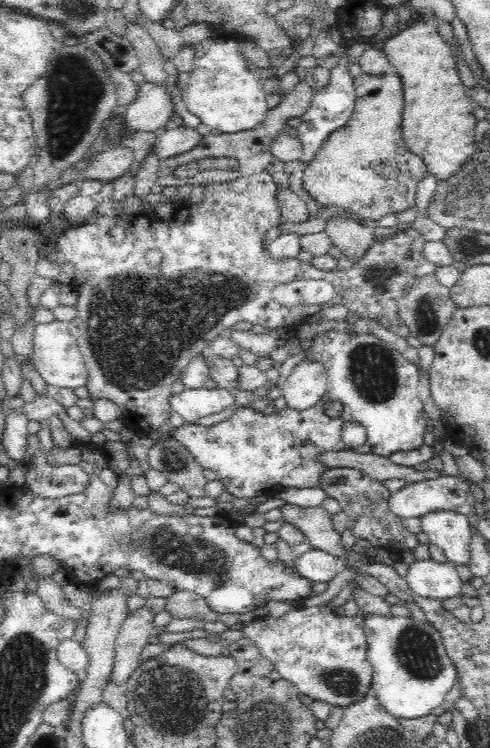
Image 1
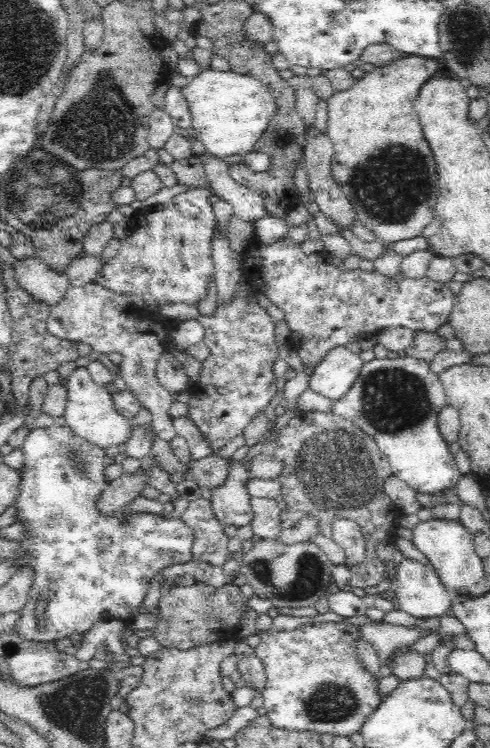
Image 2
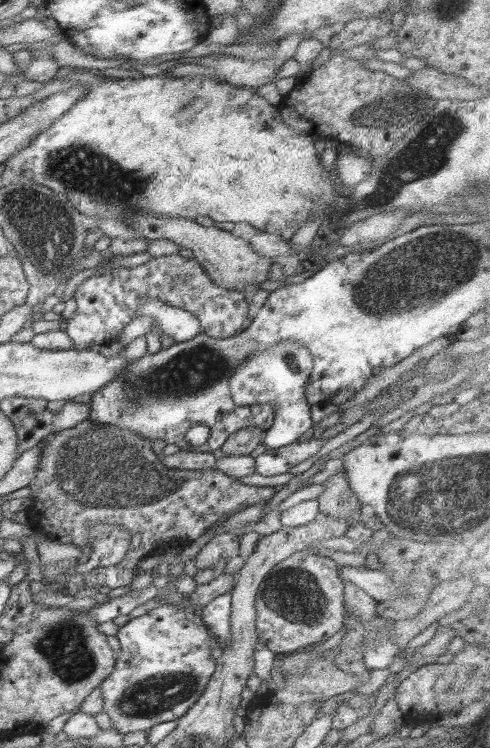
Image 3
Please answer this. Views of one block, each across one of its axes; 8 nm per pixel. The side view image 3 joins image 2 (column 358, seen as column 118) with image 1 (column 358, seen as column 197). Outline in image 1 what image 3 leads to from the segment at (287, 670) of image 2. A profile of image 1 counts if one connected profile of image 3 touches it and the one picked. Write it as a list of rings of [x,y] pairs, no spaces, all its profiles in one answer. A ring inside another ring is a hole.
[[[324,603],[320,604],[320,606],[300,606],[295,610],[290,610],[290,612],[284,614],[284,616],[280,616],[280,618],[266,618],[266,620],[260,619],[260,622],[246,623],[242,626],[242,629],[243,636],[248,640],[251,640],[260,649],[261,655],[272,662],[272,665],[274,665],[276,671],[280,673],[280,677],[284,678],[284,680],[288,681],[288,683],[291,683],[294,687],[296,687],[299,694],[310,696],[312,700],[320,700],[320,702],[326,702],[326,704],[330,704],[330,706],[341,706],[343,708],[344,706],[350,706],[350,704],[358,702],[358,700],[362,700],[362,698],[366,696],[366,692],[370,691],[374,668],[366,658],[368,641],[366,641],[366,633],[364,633],[363,626],[365,618],[358,615],[342,616],[342,614],[338,614],[336,609],[336,606],[329,606],[328,604]]]

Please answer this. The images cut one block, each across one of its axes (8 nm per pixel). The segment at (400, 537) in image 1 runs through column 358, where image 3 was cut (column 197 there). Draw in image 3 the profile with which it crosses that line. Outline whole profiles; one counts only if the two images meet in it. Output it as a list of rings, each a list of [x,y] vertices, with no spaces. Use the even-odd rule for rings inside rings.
[[[90,418],[72,428],[51,433],[42,442],[45,447],[42,449],[37,473],[35,479],[29,484],[34,492],[31,497],[32,505],[28,511],[32,528],[39,528],[40,516],[60,518],[60,520],[52,520],[52,534],[45,534],[45,536],[54,541],[84,548],[88,544],[88,527],[94,525],[94,522],[122,525],[130,533],[132,541],[124,559],[116,566],[108,568],[108,572],[112,572],[108,574],[108,582],[110,582],[110,576],[116,576],[114,586],[131,586],[136,576],[134,572],[136,565],[157,549],[165,550],[174,542],[180,543],[183,548],[188,547],[200,538],[208,527],[216,525],[216,522],[224,516],[228,519],[231,514],[234,515],[248,506],[265,502],[283,487],[257,487],[243,484],[216,468],[208,470],[166,468],[161,463],[161,456],[152,451],[152,440],[149,438],[142,438],[129,428],[100,424]]]

